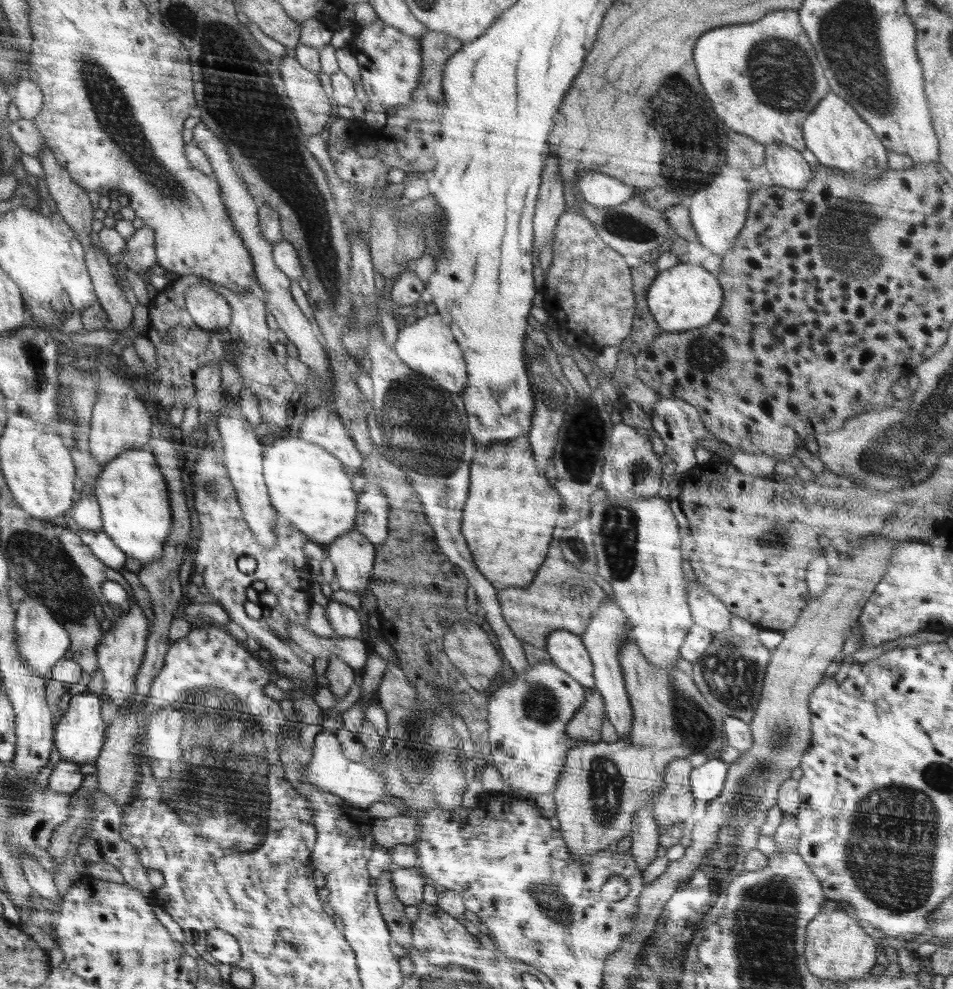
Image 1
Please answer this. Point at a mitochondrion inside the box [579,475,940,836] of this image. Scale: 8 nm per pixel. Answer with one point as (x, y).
(732, 679)

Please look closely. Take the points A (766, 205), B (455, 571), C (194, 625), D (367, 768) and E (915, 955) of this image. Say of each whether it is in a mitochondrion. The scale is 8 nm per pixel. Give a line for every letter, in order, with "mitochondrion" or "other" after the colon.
A: other
B: other
C: other
D: other
E: other

